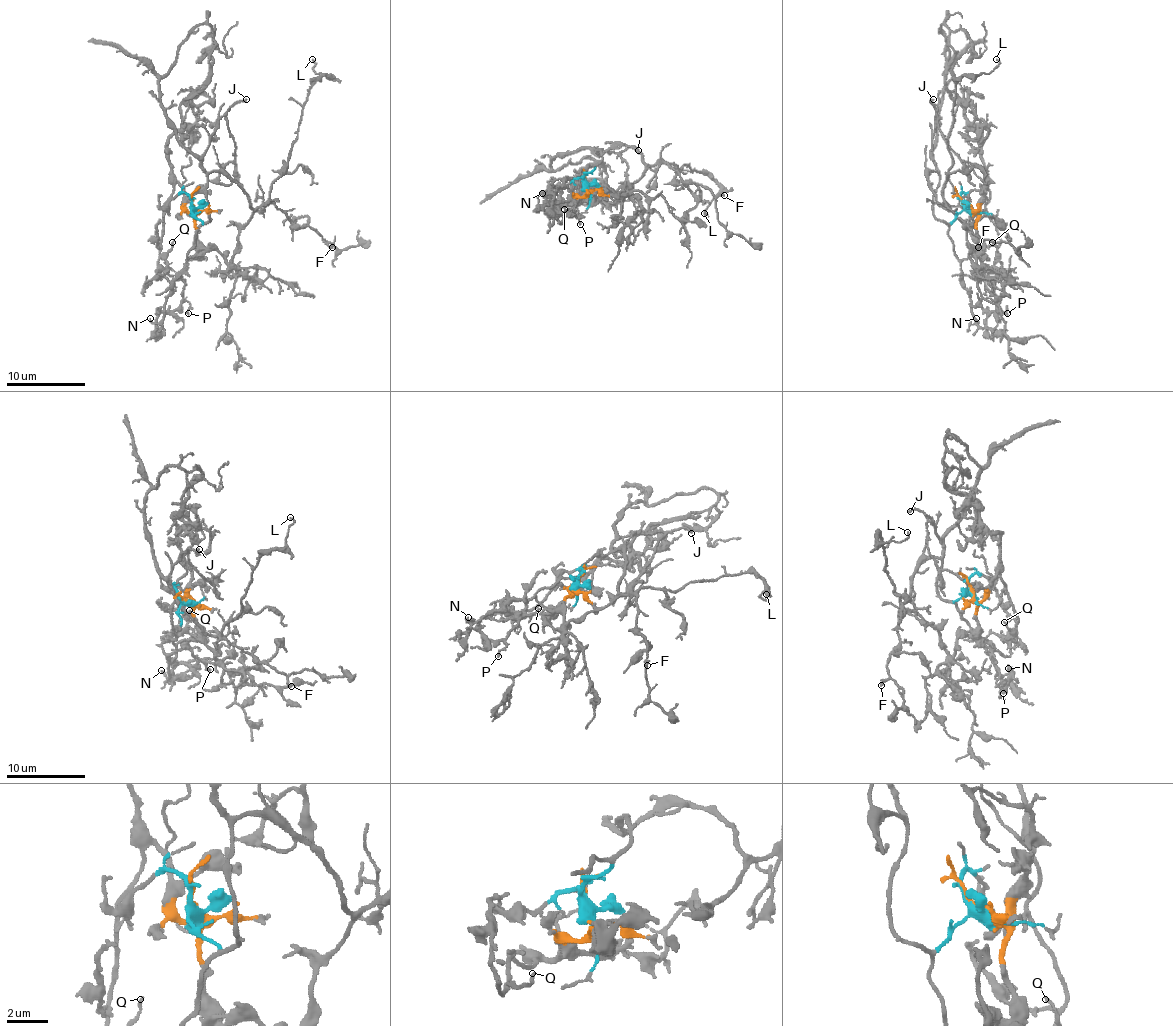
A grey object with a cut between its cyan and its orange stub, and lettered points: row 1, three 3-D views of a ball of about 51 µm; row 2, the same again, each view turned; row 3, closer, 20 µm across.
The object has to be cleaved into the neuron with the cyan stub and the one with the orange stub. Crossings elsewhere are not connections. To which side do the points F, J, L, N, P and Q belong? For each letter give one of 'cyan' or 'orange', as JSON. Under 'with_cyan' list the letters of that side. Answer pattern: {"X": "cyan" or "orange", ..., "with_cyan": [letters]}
{"F": "cyan", "J": "cyan", "L": "cyan", "N": "cyan", "P": "orange", "Q": "orange", "with_cyan": ["F", "J", "L", "N"]}

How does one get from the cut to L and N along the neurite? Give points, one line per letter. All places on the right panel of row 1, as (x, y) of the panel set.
L: (967, 206), (947, 223), (938, 219), (940, 174), (928, 176), (947, 208), (955, 84), (989, 74), (997, 58)
N: (967, 206), (951, 223), (947, 235), (957, 255), (963, 286), (975, 318)

